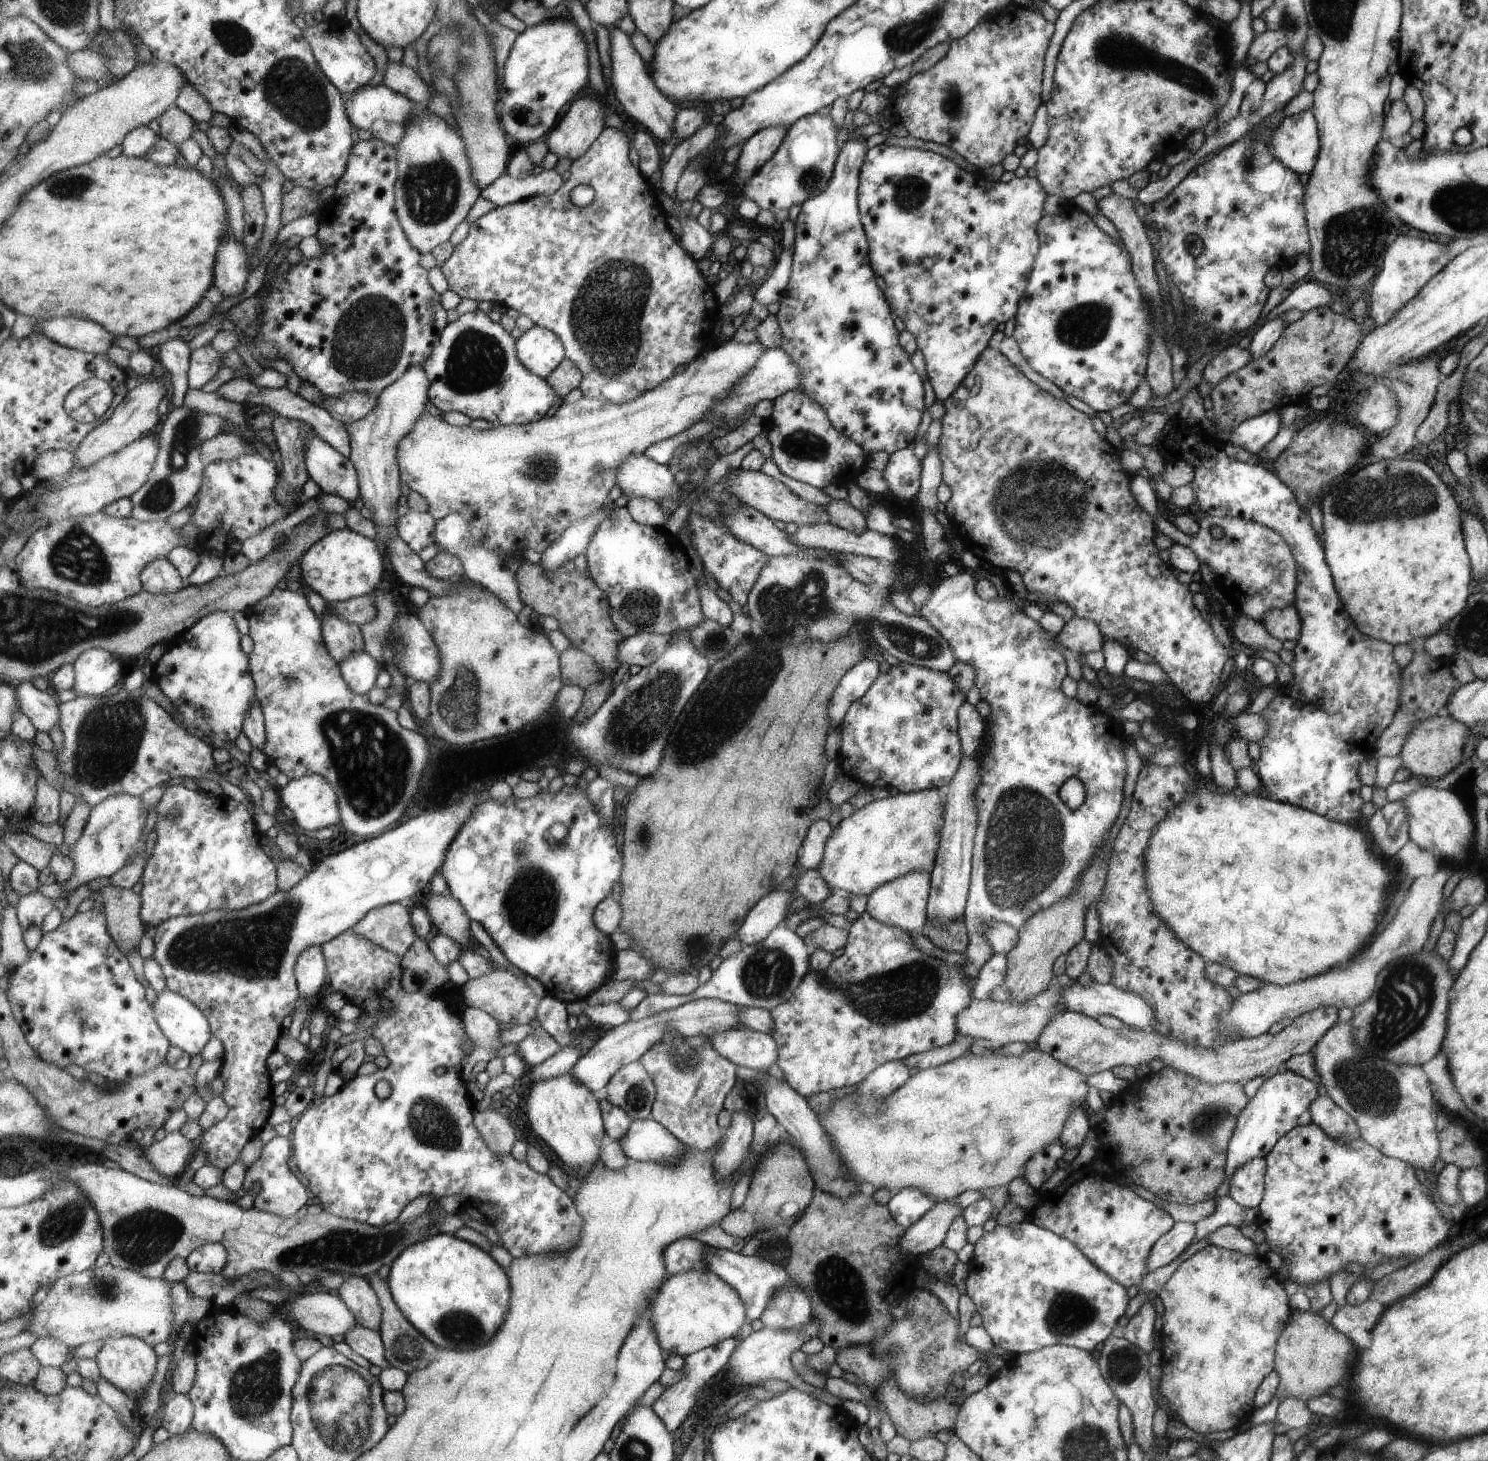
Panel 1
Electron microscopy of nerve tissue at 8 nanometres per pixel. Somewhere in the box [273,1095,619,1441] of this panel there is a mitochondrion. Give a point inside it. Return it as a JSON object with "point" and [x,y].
{"point":[456,1327]}

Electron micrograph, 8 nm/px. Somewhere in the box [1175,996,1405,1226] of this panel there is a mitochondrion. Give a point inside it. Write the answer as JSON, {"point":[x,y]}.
{"point":[1366,1086]}

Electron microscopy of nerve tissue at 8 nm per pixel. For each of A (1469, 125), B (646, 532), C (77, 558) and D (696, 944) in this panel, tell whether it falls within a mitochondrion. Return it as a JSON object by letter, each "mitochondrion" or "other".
{"A":"other","B":"other","C":"mitochondrion","D":"other"}

